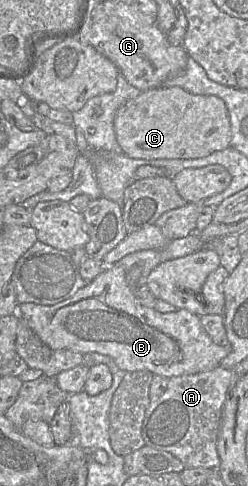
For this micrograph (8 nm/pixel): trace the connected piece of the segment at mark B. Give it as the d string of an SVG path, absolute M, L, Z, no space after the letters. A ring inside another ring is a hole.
M116 264L106 266L95 279L79 289L69 299L55 305L18 304L16 313L51 349L107 355L121 370L127 372L148 370L154 375L166 378L205 372L218 367L231 351L230 344L229 346L220 346L211 340L201 324L201 316L187 309L161 313L155 308L141 305L136 300L135 292L128 285L126 270Z

